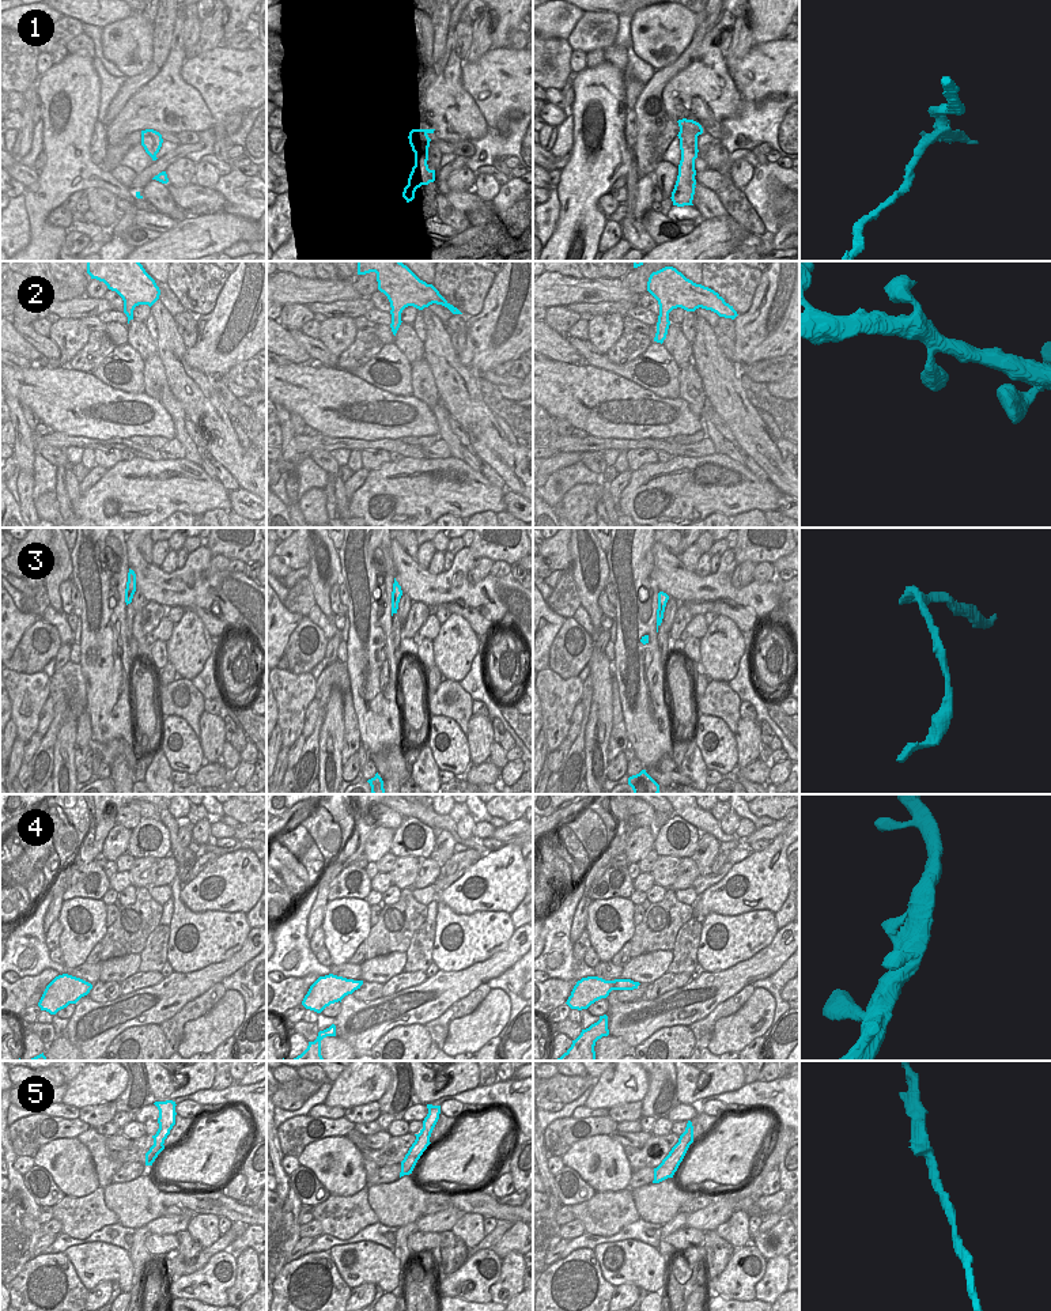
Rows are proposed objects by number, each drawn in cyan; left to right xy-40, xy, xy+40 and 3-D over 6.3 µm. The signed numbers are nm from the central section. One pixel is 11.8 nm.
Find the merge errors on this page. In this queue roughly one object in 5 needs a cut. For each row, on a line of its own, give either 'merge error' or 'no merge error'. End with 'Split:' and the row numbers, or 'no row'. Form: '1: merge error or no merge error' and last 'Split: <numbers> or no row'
1: merge error
2: no merge error
3: no merge error
4: no merge error
5: no merge error
Split: 1

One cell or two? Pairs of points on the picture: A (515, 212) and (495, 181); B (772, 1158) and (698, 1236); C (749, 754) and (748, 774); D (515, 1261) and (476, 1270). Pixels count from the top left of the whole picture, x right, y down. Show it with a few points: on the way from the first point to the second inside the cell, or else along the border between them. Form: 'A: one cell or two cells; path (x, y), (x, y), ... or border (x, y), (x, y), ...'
A: one cell; path (507, 204), (495, 189)
B: two cells; border (688, 1227), (702, 1231)
C: two cells; border (757, 758), (737, 769)
D: two cells; border (502, 1258), (499, 1277), (490, 1287), (490, 1295)

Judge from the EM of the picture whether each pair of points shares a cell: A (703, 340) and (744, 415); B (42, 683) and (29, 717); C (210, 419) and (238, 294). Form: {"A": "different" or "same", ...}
{"A": "same", "B": "same", "C": "different"}

